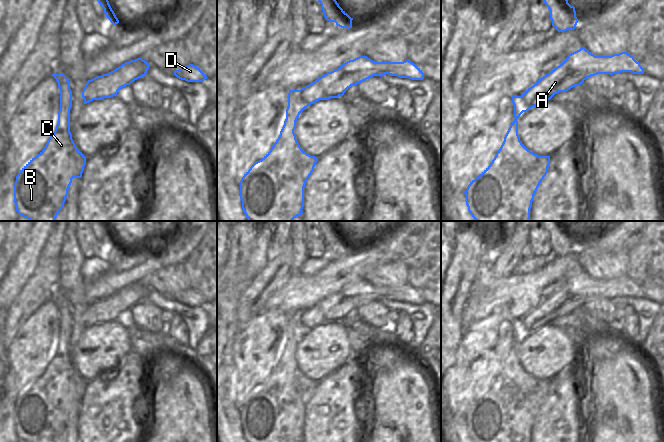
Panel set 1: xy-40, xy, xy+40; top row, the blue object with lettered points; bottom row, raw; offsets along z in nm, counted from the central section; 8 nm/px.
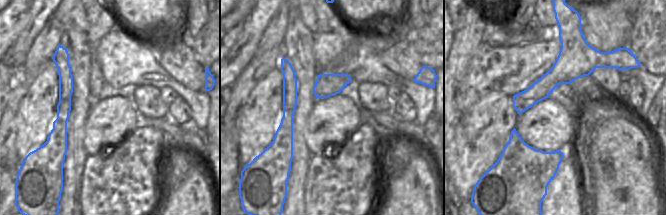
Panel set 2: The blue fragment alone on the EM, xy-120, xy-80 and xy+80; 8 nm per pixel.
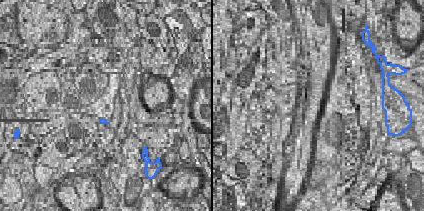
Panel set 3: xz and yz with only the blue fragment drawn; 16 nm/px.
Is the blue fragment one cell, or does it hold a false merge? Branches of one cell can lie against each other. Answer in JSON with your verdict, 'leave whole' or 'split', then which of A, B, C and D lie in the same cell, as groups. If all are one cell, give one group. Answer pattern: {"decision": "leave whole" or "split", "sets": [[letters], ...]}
{"decision": "split", "sets": [["A", "D"], ["B", "C"]]}

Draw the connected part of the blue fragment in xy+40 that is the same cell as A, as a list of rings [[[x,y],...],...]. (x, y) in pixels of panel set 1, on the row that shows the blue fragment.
[[[583,46],[569,54],[559,66],[540,78],[521,96],[512,96],[514,118],[519,118],[523,112],[545,100],[550,100],[559,92],[567,92],[575,86],[580,86],[591,76],[597,74],[612,76],[621,72],[644,74],[644,69],[627,52],[611,56],[595,56]]]

